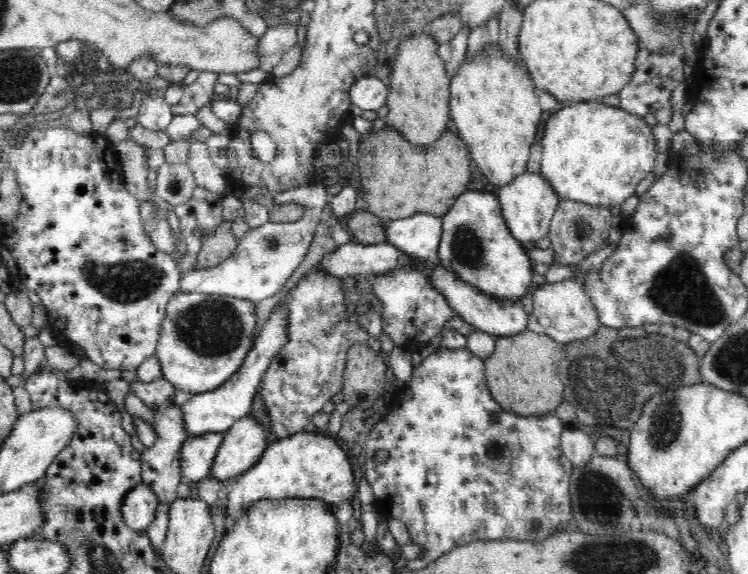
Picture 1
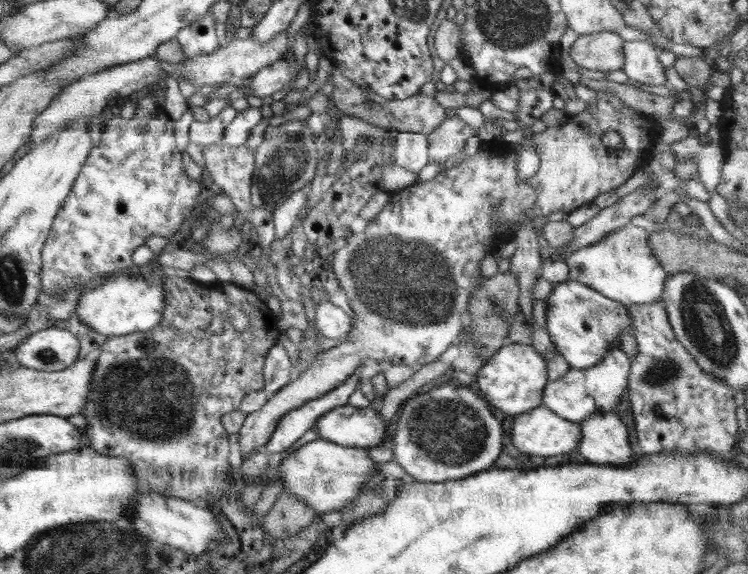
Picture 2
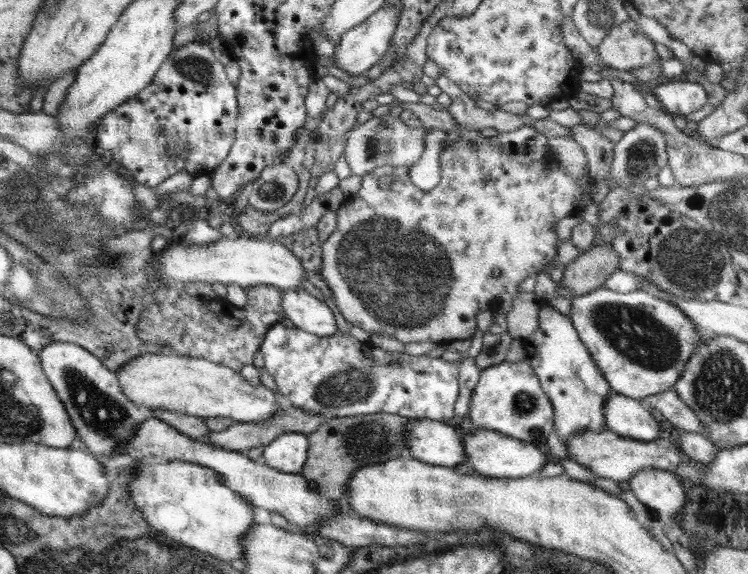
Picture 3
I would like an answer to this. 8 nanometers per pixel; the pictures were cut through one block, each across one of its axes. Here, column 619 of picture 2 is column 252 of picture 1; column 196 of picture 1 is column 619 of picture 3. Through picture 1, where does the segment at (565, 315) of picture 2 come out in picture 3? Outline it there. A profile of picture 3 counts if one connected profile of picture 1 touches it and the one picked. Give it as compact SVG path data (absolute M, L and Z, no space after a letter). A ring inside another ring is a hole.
M602 286L592 292L573 297L571 306L570 320L593 361L609 382L612 392L633 399L640 400L672 389L678 382L686 362L693 355L695 348L699 347L698 343L707 339L706 334L698 332L678 306L674 306L665 298L654 296L645 289L624 293Z

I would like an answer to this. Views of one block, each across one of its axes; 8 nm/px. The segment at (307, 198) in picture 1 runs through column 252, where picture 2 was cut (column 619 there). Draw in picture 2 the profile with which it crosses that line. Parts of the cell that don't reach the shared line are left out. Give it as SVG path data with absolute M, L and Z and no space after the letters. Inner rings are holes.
M626 224L598 242L570 253L564 260L569 266L569 279L626 306L657 301L662 298L667 272L649 245L649 235L643 227L635 229Z

